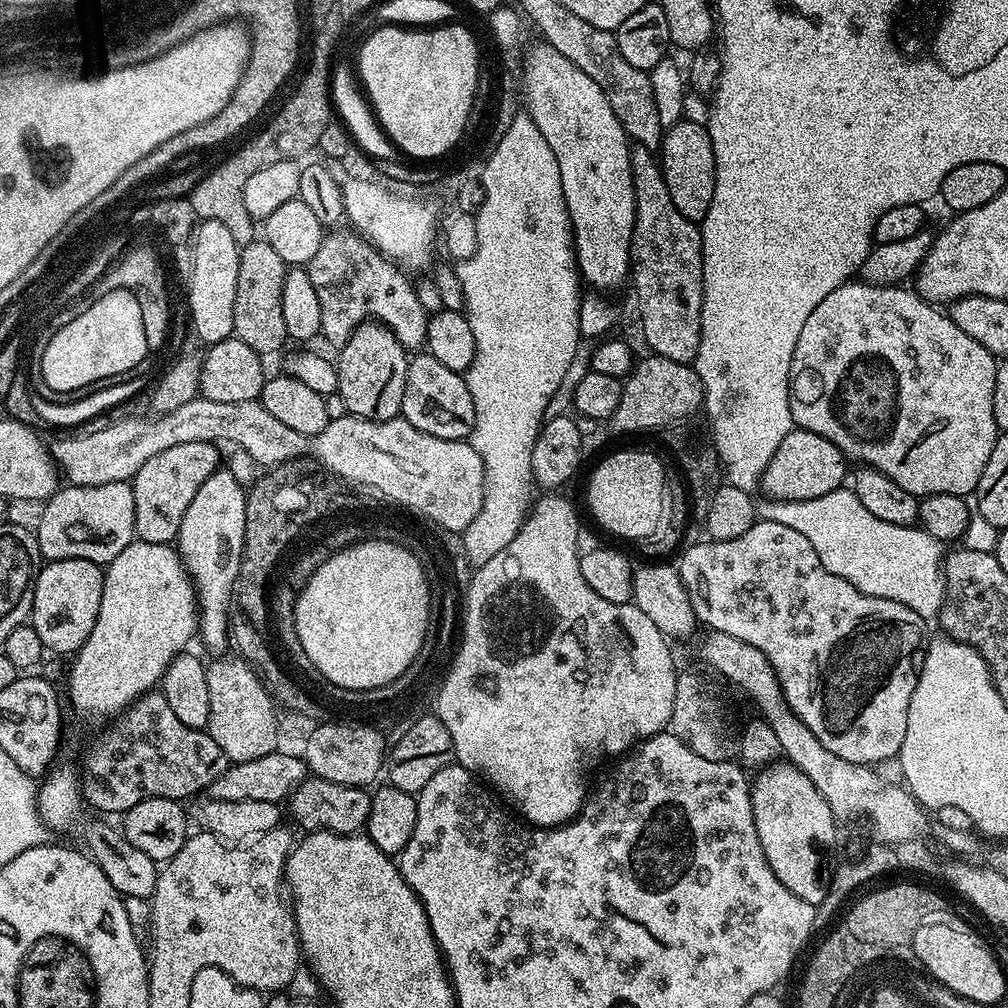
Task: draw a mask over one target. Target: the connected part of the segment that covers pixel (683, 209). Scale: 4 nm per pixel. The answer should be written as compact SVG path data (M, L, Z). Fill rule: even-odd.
M681 118L665 131L664 140L658 149L658 161L665 184L670 190L670 199L678 208L683 218L695 222L703 222L706 210L710 210L710 202L714 198L716 185L716 159L714 146L710 142L710 134L703 123Z

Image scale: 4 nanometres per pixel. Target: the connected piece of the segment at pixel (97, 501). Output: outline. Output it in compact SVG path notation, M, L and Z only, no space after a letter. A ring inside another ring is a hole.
M129 481L106 482L104 486L71 486L61 487L49 500L43 501L40 521L34 527L34 535L40 555L45 561L65 560L66 558L82 558L95 564L106 566L126 546L131 544L136 531L134 530L134 490Z

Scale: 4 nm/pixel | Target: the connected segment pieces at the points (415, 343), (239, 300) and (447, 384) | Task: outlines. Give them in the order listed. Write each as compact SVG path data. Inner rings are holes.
M340 230L325 235L322 246L318 246L306 266L310 282L318 293L318 303L322 305L322 340L339 350L360 324L375 318L396 335L406 350L423 349L429 313L418 302L413 281L359 232L336 231Z
M262 238L251 240L240 249L232 330L235 339L246 342L246 346L250 346L250 350L254 350L262 358L269 358L275 352L283 353L284 344L289 343L286 321L282 315L282 282L288 269L289 265L284 264L282 258L278 258L274 246L270 246Z
M416 354L409 359L400 416L410 426L422 430L422 434L434 434L434 438L468 440L475 413L474 398L470 398L468 381L461 373L442 366L438 358L427 354Z

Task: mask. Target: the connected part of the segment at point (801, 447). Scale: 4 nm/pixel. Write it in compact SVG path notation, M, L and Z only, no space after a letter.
M793 427L792 432L782 438L778 450L774 450L774 458L770 458L762 477L762 488L773 500L813 500L837 491L849 472L849 461L834 442L822 438L822 434Z

